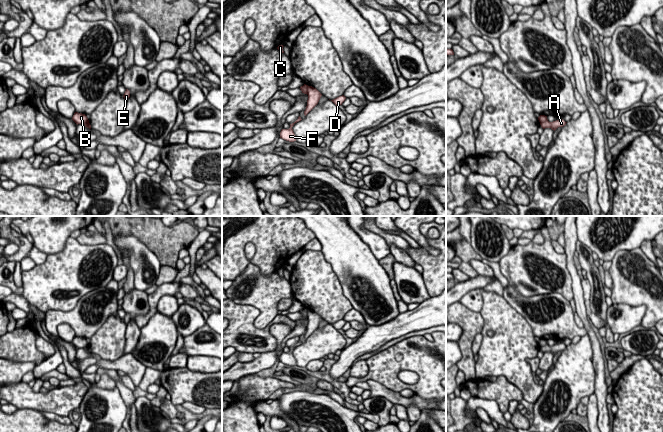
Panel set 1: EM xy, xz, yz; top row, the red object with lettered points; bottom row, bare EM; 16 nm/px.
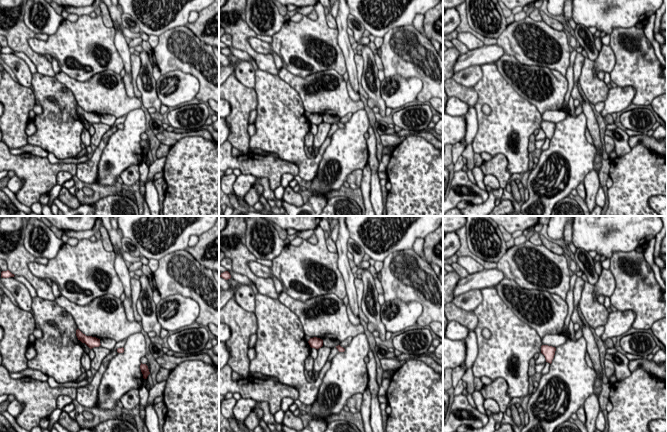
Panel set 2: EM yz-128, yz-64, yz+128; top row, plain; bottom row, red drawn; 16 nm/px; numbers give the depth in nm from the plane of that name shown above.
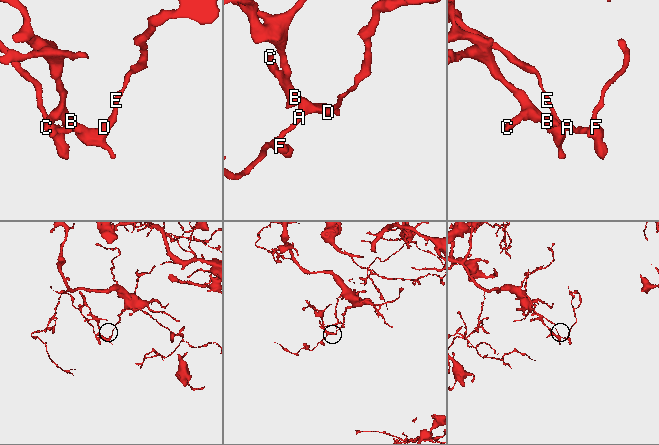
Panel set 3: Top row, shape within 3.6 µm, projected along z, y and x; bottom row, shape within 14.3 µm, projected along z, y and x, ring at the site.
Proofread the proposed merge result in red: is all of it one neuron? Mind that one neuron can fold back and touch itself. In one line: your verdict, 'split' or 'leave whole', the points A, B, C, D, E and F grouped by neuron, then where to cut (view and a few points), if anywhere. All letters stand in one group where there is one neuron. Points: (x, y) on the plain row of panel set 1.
split; A D E F / B C; cut in xz along (309, 310), (306, 317)

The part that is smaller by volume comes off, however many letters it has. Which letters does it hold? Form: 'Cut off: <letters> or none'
Cut off: B, C

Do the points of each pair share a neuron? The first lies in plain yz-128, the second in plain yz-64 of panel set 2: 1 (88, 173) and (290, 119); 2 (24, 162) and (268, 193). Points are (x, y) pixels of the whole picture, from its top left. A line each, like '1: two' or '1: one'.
1: one
2: two

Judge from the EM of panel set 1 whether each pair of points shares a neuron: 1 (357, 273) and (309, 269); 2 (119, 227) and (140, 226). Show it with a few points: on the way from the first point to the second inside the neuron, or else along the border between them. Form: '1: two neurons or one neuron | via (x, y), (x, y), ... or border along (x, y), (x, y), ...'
1: two neurons | border along (321, 251), (336, 275), (343, 293)
2: one neuron | via (124, 226), (135, 226)

